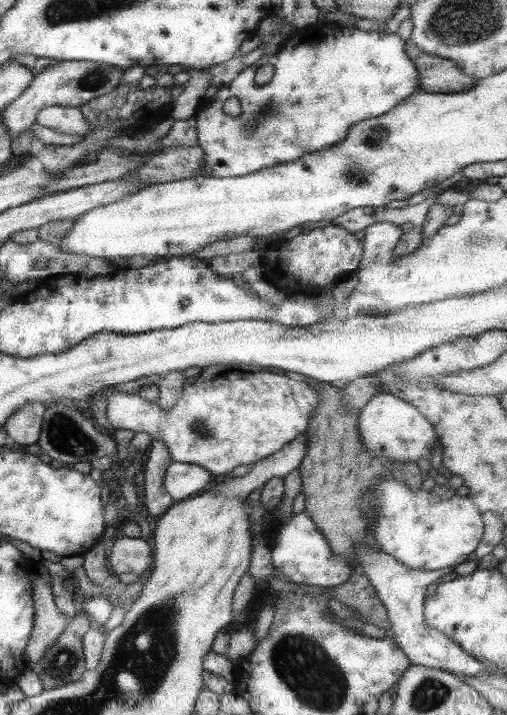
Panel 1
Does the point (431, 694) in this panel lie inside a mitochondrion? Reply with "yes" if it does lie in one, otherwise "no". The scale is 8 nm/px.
yes

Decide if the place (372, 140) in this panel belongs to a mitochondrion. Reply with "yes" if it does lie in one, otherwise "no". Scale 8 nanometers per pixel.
yes

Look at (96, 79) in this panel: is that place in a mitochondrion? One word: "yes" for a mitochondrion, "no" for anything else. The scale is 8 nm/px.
yes

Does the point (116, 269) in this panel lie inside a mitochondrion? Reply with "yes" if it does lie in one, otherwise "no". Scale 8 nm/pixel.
no

